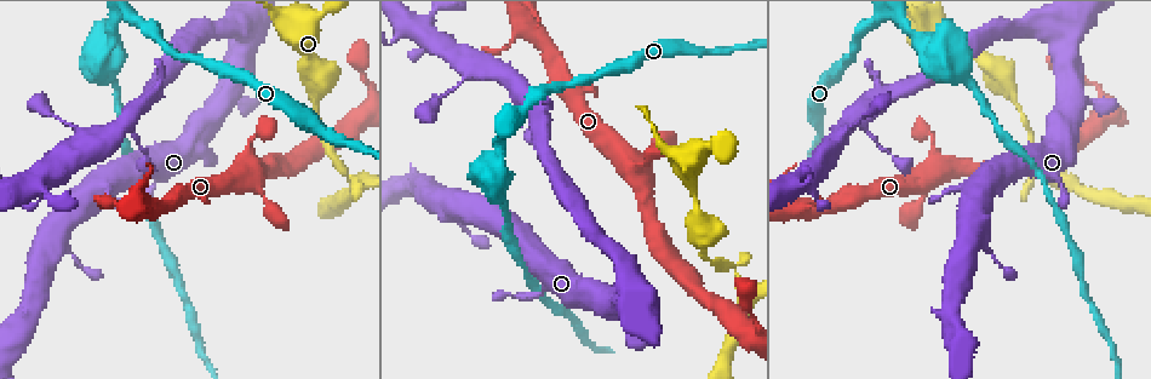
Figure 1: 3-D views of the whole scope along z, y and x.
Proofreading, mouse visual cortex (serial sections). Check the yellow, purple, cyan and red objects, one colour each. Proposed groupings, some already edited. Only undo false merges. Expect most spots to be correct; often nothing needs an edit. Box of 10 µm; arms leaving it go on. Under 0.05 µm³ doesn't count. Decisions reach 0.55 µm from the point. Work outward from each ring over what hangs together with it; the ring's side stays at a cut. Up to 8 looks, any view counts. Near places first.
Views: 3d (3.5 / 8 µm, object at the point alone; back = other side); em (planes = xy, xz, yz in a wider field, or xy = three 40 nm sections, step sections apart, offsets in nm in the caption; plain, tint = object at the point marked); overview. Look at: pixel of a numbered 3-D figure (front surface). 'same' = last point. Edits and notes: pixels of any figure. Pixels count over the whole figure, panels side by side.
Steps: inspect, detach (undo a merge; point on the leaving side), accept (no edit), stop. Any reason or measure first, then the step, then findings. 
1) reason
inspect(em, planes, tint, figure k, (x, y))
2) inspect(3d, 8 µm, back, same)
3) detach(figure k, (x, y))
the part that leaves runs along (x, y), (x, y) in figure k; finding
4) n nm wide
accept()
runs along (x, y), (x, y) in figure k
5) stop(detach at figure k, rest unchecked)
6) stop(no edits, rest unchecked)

thick turns thin
inspect(3d, 3.5 µm, figure 1, (496, 167))

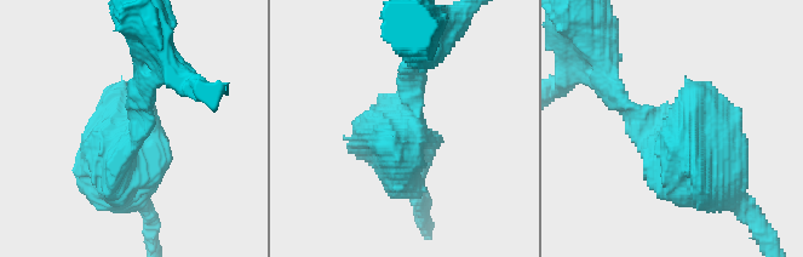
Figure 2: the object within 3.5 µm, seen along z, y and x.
need the tissue
inspect(em, planes, tint, figure 2, (671, 128))

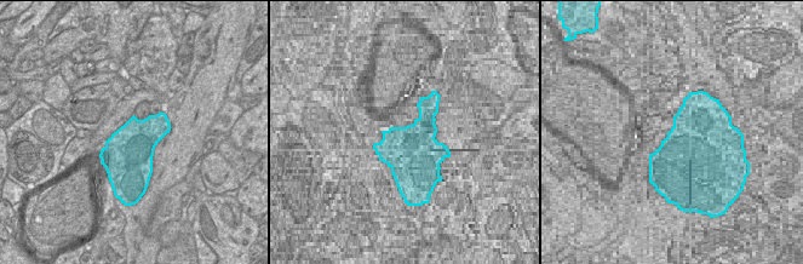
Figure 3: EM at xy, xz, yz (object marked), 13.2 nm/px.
accept()
runs along (626, 107), (670, 129), (738, 204) in figure 2; one cell here

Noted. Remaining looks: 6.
small branch off a trunk
inspect(3d, 3.5 µm, figure 1, (642, 159))

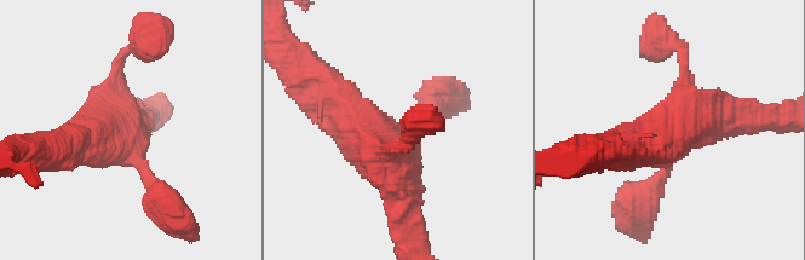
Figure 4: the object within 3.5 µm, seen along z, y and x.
4 arms; arms of 150, 150, 450, 500 nm
inspect(em, xy, step 5, tint, figure 4, (127, 147))

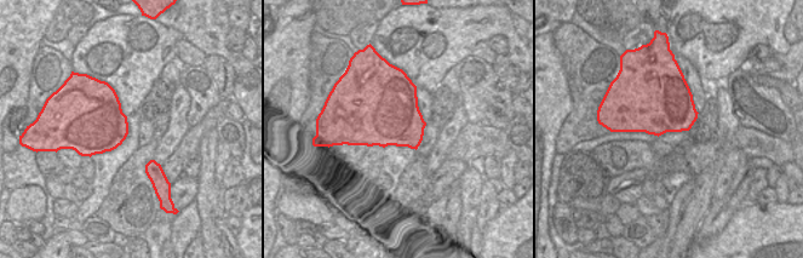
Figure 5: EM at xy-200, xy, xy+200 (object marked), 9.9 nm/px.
700 nm wide
accept()
runs along (326, 86), (385, 155), (403, 213) in figure 4; all the same cell

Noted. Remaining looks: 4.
sudden change in width
inspect(3d, 3.5 µm, figure 1, (348, 179))

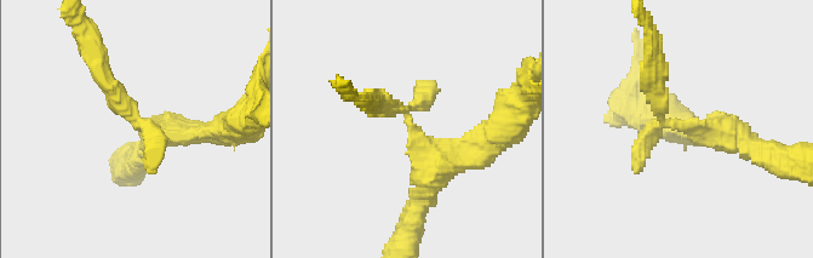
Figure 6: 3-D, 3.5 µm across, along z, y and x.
inspect(em, xy, step 5, tint, figure 6, (665, 121))

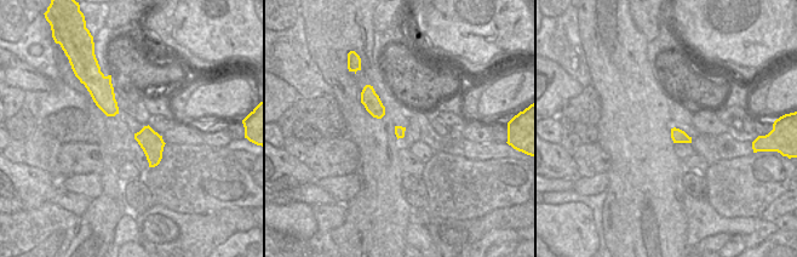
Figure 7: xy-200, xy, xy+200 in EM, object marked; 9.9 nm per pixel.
cut it another way
inspect(em, planes, tint, same)

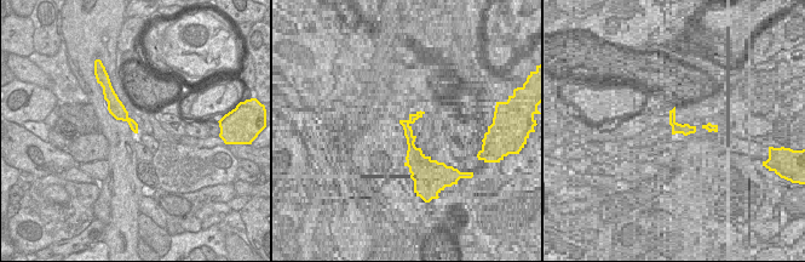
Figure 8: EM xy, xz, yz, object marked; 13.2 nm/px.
accept()
runs along (654, 56), (666, 122), (734, 137) in figure 6; continuous, no second cell

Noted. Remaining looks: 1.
stop(no edits, rest unchecked)

